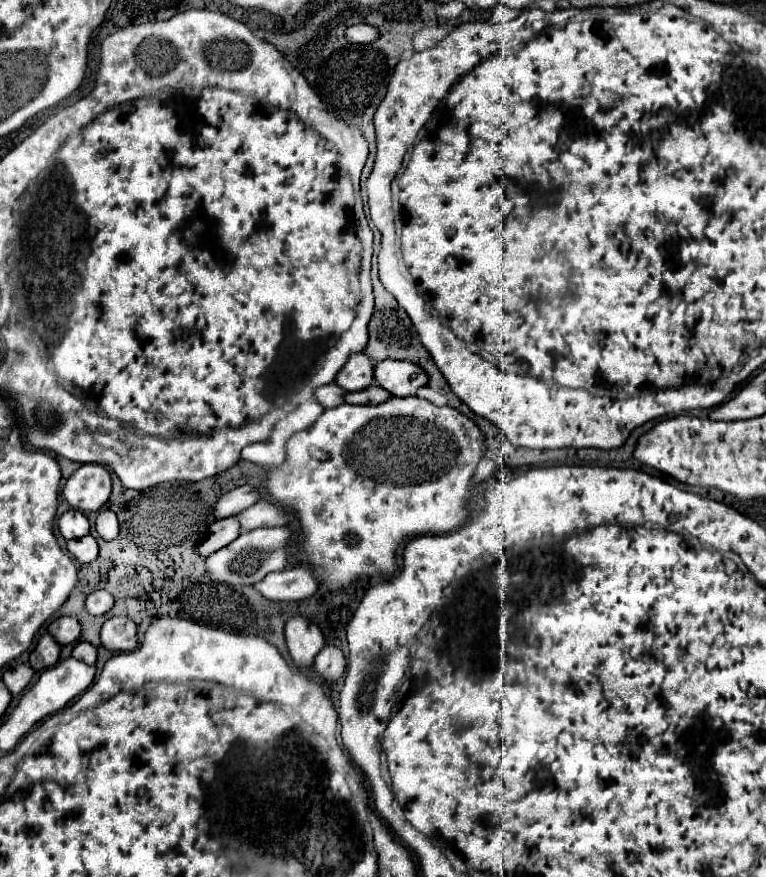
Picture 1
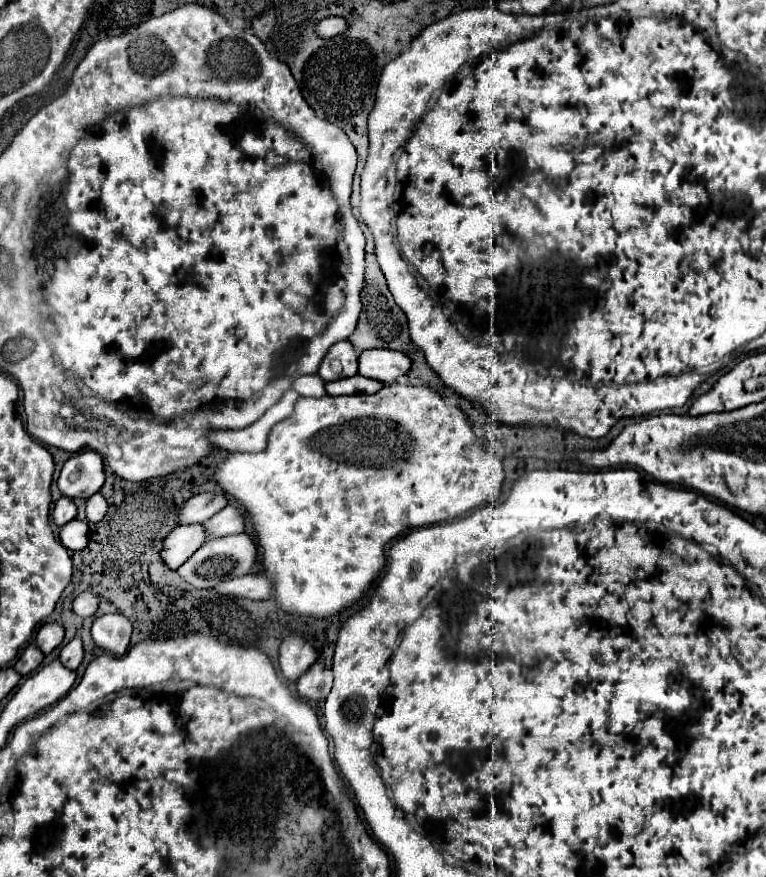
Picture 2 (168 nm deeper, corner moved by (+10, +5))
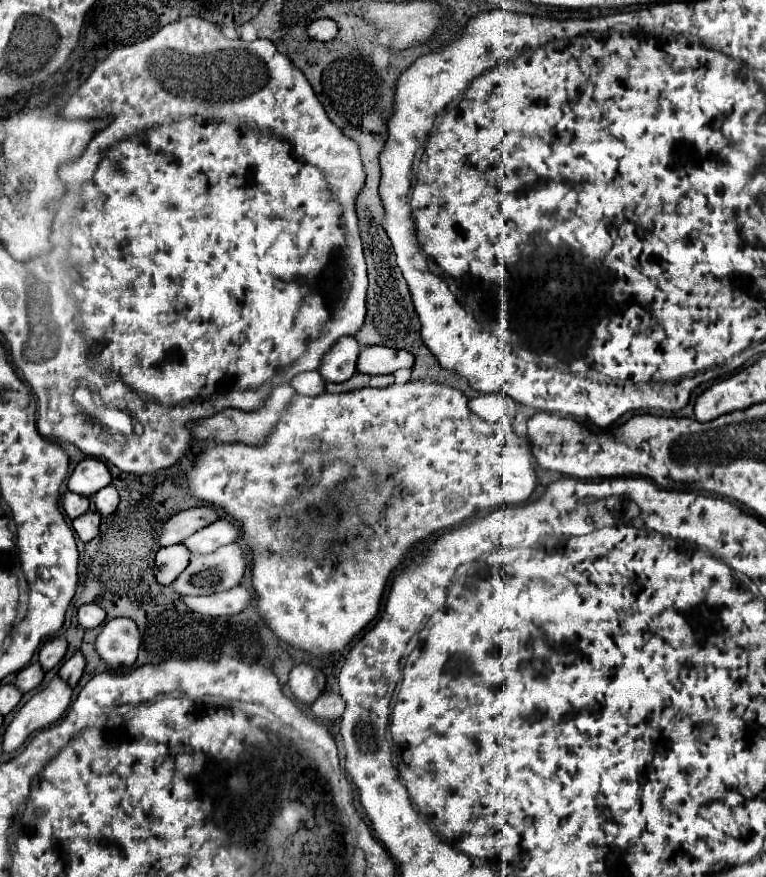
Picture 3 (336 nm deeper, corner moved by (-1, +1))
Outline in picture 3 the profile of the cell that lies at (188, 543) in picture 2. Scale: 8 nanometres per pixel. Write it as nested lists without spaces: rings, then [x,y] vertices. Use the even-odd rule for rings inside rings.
[[[183,543],[163,547],[155,557],[157,581],[161,585],[171,585],[179,577],[179,573],[187,567],[189,559],[191,559],[191,553],[189,553],[189,549],[183,549]]]

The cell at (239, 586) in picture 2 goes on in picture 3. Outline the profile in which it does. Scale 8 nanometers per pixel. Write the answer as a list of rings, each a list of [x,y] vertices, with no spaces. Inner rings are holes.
[[[237,585],[229,591],[213,593],[207,597],[183,597],[185,605],[197,613],[211,615],[211,617],[227,617],[241,613],[247,605],[253,603],[253,591]]]

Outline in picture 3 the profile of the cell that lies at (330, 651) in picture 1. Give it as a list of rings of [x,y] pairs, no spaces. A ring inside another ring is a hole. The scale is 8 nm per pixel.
[[[325,689],[321,697],[317,697],[317,701],[311,705],[311,709],[313,709],[313,715],[319,719],[337,719],[345,709],[345,701],[341,699],[339,693]]]

